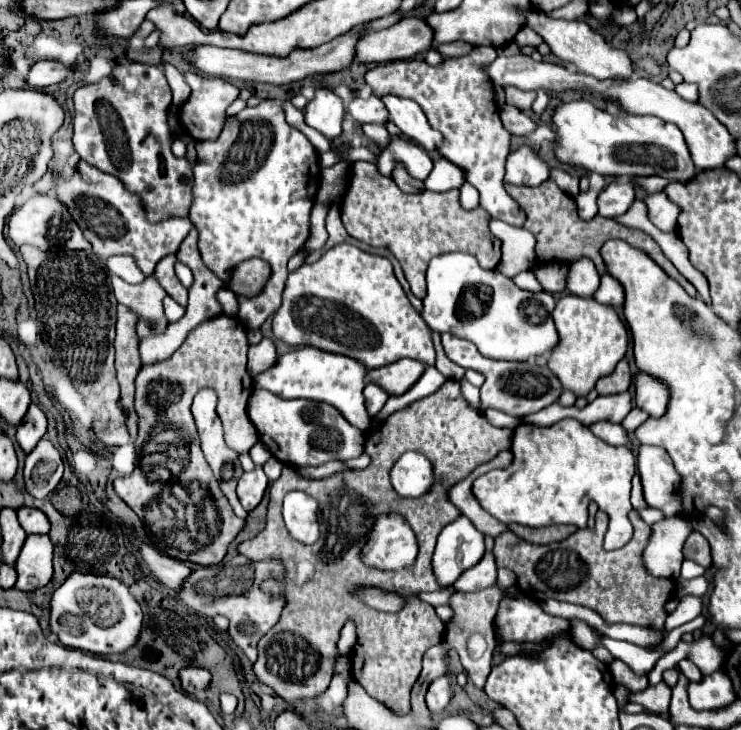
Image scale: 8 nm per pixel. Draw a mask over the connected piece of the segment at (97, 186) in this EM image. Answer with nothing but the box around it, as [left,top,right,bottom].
[54,161,192,277]

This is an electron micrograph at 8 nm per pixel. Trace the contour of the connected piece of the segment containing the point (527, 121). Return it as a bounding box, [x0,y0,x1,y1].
[499,104,537,136]

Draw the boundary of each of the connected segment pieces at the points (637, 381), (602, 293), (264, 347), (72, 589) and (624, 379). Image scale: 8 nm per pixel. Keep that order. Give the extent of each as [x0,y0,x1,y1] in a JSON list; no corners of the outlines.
[[634,371,670,417],[592,273,624,307],[248,339,276,375],[50,571,142,655],[596,359,632,395]]

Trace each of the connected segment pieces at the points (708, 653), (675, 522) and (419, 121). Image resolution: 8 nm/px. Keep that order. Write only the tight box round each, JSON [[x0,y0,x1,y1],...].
[[648,633,724,686],[642,517,692,579],[382,95,444,151]]

